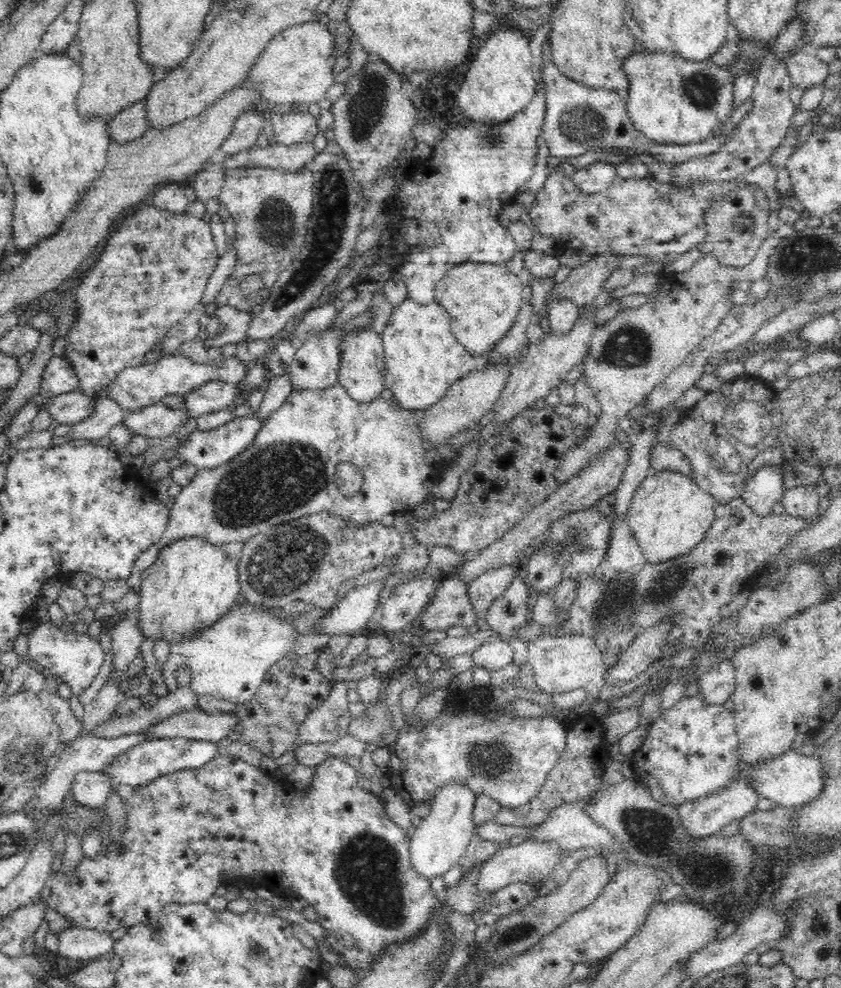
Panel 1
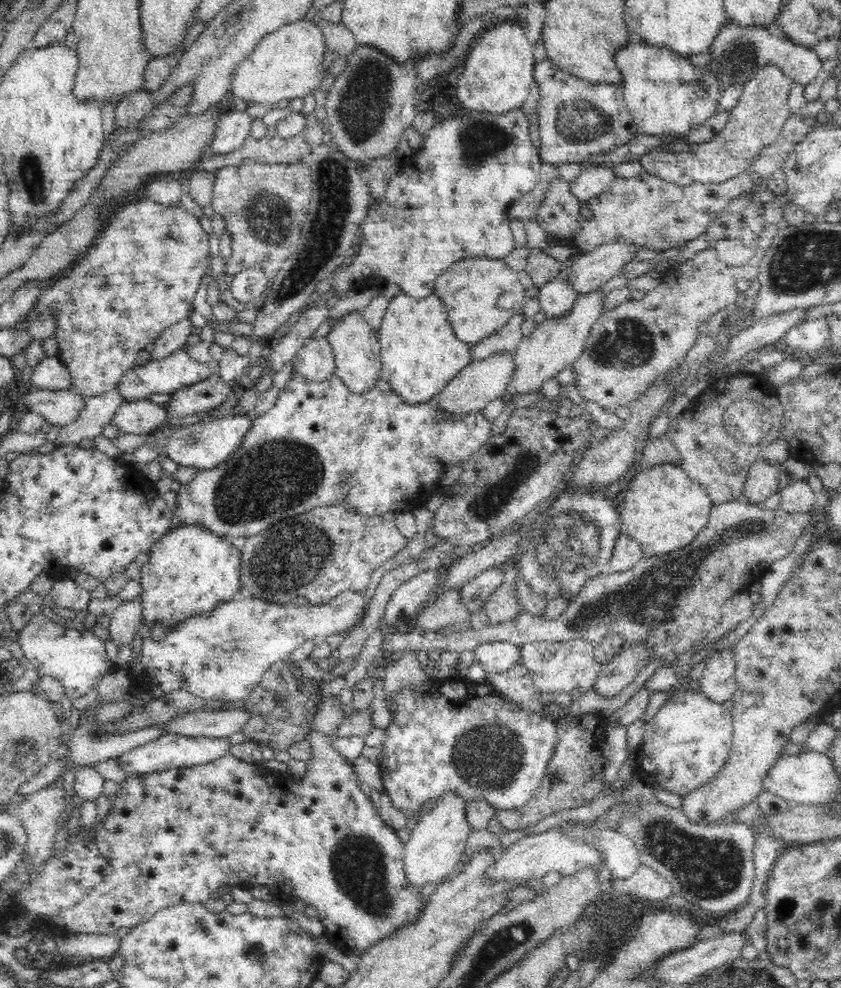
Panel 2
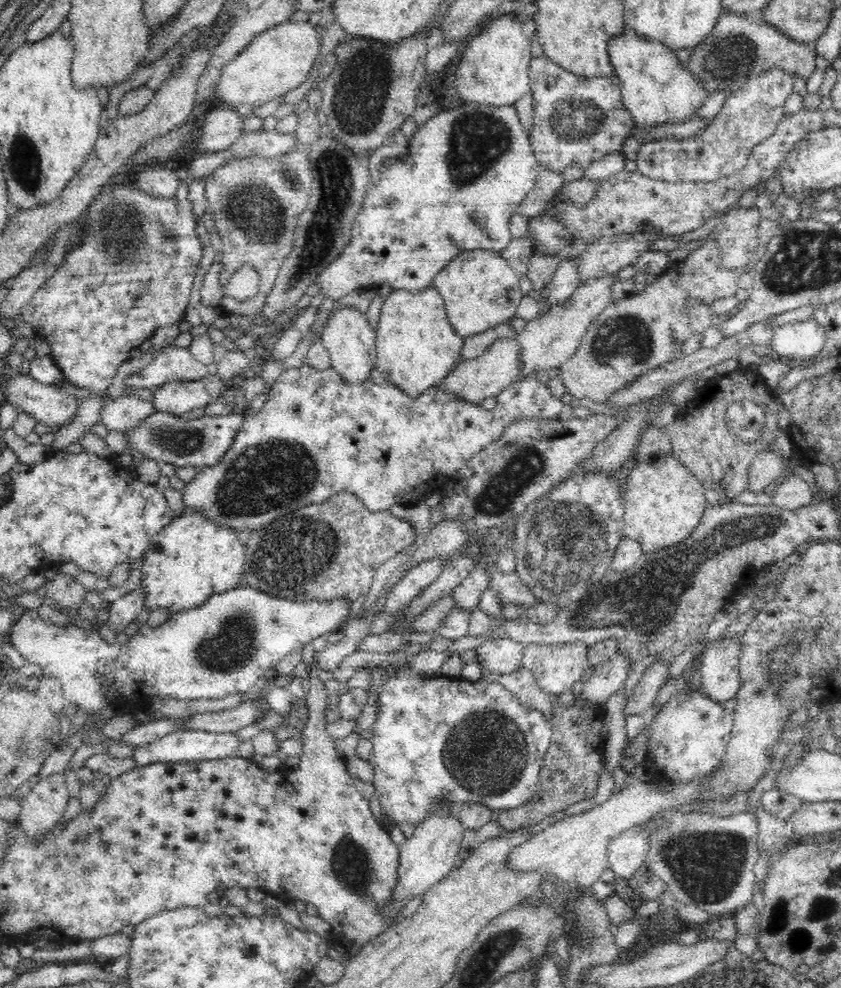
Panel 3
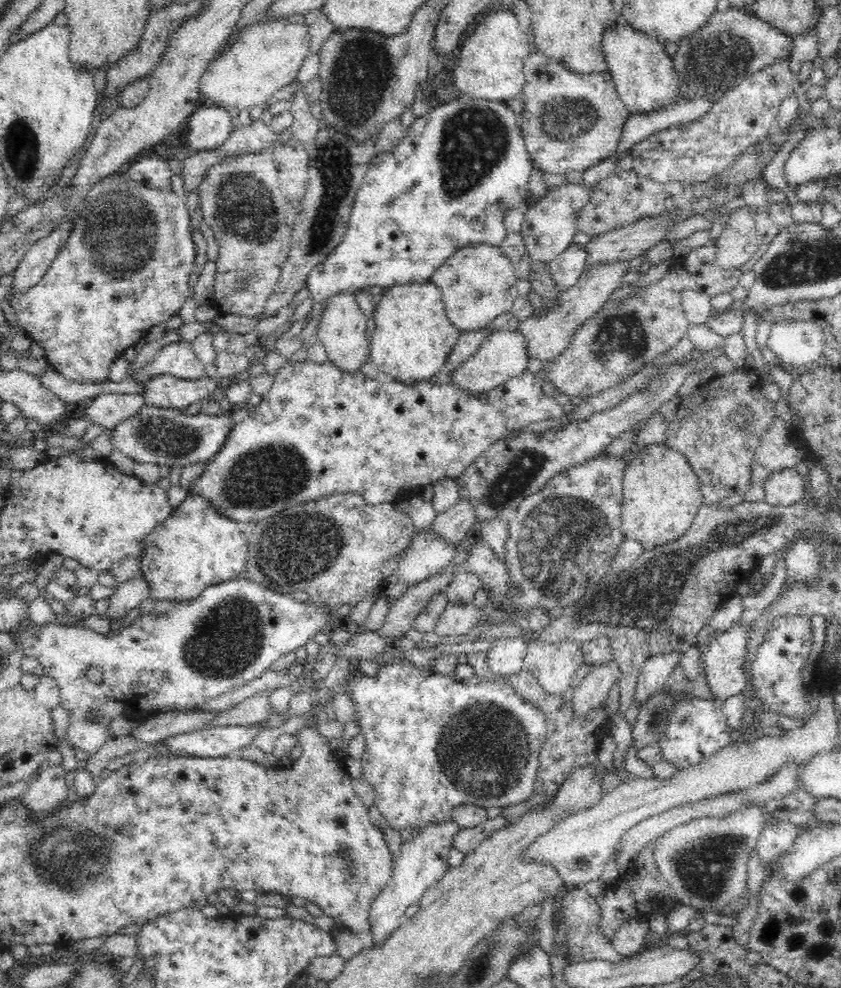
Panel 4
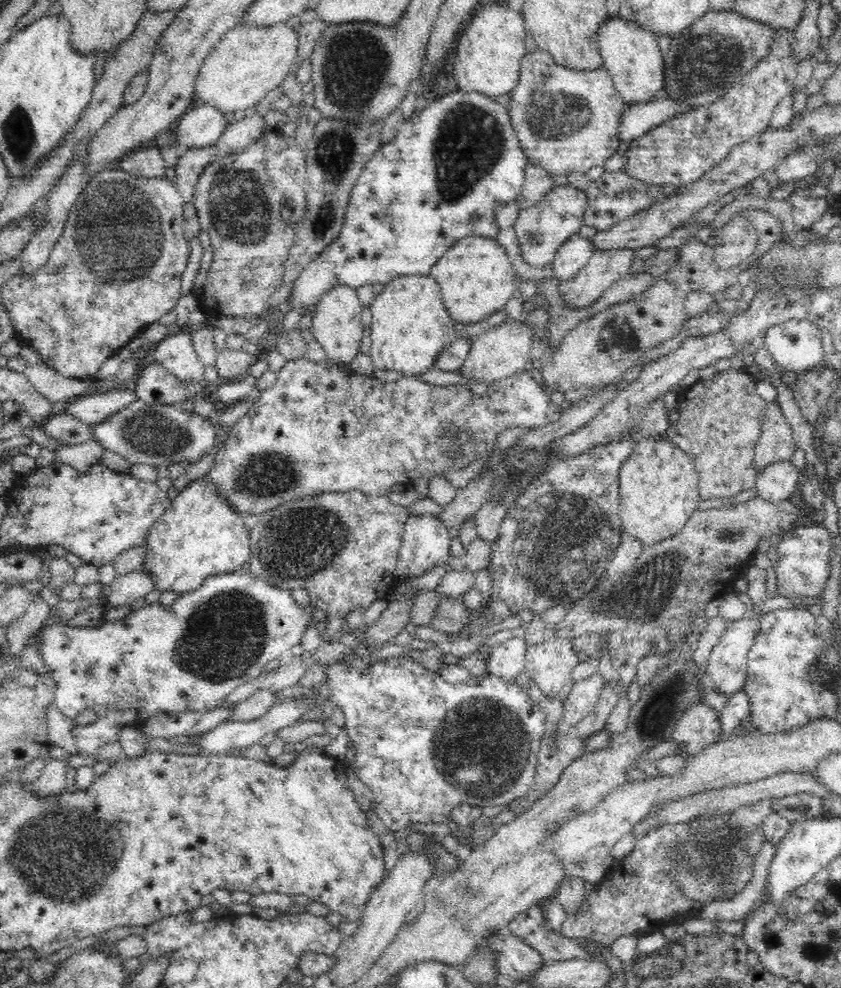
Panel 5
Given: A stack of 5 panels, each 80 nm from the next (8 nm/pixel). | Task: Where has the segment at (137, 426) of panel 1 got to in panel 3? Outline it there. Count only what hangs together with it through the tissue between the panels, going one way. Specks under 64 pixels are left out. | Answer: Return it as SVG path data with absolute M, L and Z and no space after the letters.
M102 393L105 402L99 422L109 430L124 432L134 428L141 420L151 415L155 410L150 401L139 399L136 395L123 394L115 400L108 399L108 393Z

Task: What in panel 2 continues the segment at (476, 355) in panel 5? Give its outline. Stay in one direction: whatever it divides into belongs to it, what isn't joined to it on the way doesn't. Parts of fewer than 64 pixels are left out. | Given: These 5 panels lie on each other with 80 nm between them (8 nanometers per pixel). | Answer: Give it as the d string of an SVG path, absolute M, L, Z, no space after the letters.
M504 351L482 360L470 361L470 364L447 382L447 385L434 398L434 403L438 404L446 417L454 417L454 419L460 415L465 417L473 412L482 411L491 400L503 397L506 393L506 388L514 374L514 356L515 353Z

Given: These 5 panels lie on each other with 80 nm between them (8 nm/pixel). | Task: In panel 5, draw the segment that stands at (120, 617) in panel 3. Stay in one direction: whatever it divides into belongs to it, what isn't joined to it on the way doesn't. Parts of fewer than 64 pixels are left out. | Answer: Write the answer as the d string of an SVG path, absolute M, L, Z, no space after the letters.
M144 568L117 576L108 591L110 608L132 605L155 590L155 587L153 577Z

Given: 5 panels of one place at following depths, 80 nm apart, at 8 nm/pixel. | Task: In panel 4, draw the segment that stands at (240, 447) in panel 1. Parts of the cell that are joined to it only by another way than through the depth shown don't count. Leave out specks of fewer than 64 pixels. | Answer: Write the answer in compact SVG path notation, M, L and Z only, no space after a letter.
M142 405L139 413L126 417L110 429L111 443L116 450L132 460L159 466L186 466L199 462L210 462L222 448L231 431L232 417L225 415L184 415L183 411L171 408Z

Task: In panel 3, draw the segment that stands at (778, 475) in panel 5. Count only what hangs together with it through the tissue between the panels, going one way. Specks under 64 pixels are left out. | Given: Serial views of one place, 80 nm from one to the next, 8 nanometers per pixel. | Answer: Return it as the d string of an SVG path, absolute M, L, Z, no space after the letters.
M796 473L788 475L774 490L773 504L790 511L814 502L813 486L802 480Z

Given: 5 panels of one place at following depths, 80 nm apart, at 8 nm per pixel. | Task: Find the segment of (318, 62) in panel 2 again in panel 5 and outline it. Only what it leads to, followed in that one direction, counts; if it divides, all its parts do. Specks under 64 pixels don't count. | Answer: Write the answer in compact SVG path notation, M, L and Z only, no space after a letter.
M286 22L270 26L238 24L222 36L220 44L204 60L204 64L198 72L199 76L196 76L194 93L206 105L215 107L224 114L233 114L236 110L246 111L262 101L270 90L274 90L286 80L286 76L292 72L292 64L296 62L296 55L298 55L296 50L298 50L298 30L289 27Z

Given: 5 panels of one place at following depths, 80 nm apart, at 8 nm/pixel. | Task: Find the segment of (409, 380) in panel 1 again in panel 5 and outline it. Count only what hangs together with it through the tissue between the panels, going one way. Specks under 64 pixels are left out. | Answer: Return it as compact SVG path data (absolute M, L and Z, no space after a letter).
M430 273L427 275L402 275L392 279L390 283L385 284L382 292L376 295L370 307L372 344L368 354L375 369L396 370L402 372L404 376L418 378L421 372L426 372L429 368L434 367L433 364L439 352L450 346L458 336L455 331L456 323L445 307L440 285Z

